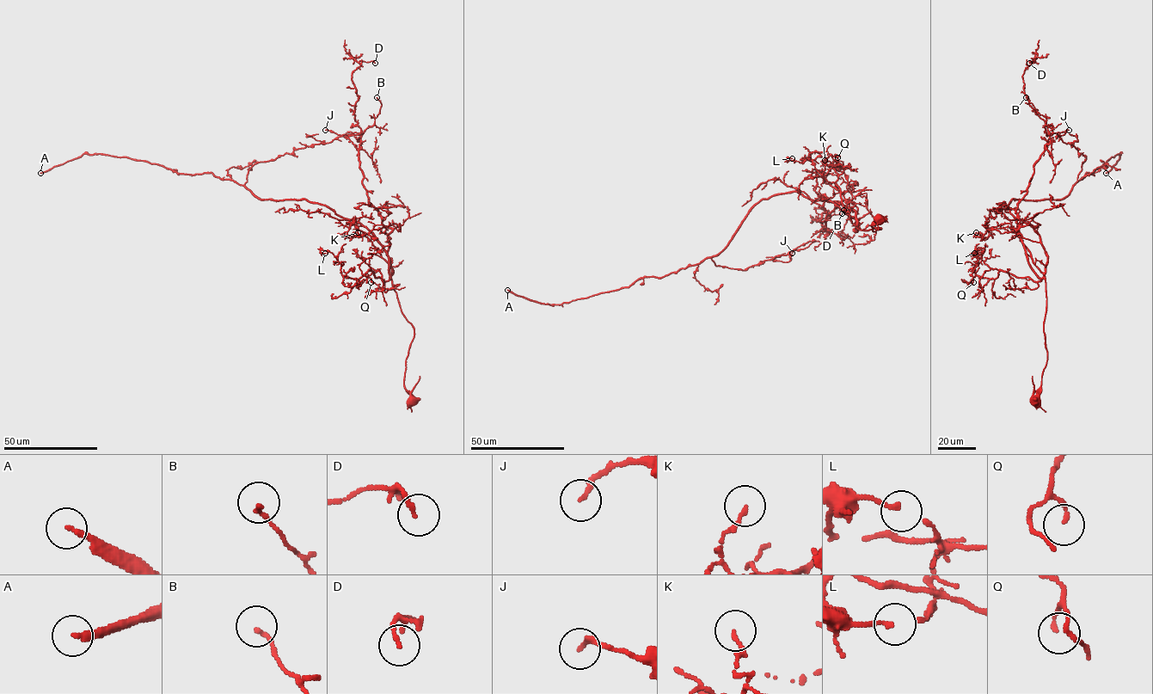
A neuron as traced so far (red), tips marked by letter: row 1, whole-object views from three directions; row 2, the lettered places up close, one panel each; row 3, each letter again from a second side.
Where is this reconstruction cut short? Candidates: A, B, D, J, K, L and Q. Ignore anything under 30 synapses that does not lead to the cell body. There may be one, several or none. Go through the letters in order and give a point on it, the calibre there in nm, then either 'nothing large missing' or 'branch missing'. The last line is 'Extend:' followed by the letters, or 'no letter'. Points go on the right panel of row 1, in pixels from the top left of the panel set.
A: at (1106, 173); 200 nm thick; branch missing
B: at (1026, 97); 150 nm thick; nothing large missing
D: at (1029, 63); 150 nm thick; nothing large missing
J: at (1069, 130); 160 nm thick; nothing large missing
K: at (976, 232); 130 nm thick; nothing large missing
L: at (974, 253); 170 nm thick; nothing large missing
Q: at (973, 282); 140 nm thick; nothing large missing
Extend: A

